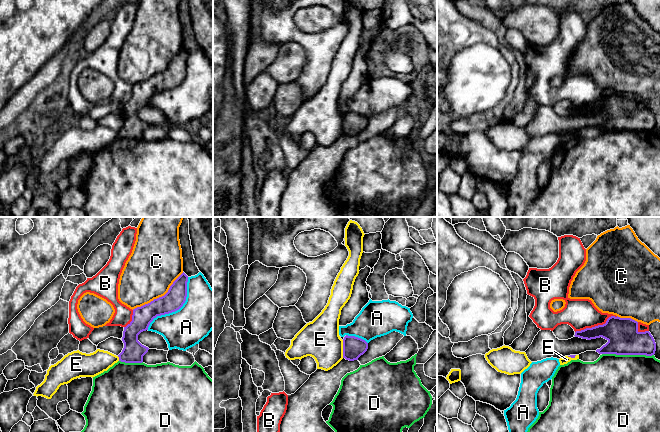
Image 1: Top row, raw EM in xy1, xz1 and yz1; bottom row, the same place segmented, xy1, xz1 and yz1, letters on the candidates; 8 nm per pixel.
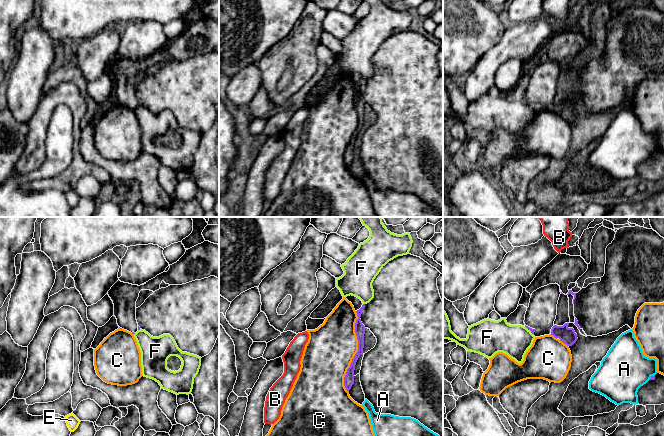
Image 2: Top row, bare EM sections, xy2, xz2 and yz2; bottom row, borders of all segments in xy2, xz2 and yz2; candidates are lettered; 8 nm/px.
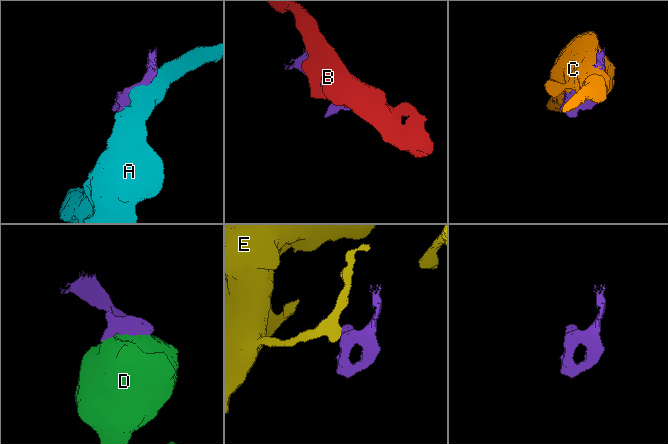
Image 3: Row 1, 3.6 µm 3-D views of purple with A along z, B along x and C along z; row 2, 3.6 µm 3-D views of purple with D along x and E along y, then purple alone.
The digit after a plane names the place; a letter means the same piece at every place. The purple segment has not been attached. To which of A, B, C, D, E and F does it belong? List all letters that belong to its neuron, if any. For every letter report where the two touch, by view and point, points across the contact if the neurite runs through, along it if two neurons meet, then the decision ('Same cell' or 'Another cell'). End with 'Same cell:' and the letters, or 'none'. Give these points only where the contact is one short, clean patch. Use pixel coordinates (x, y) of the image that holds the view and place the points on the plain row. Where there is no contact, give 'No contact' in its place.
A: Touches purple at xy1 (176, 86). Another cell
B: Touches purple at yz1 (596, 102). Another cell
C: Touches purple at xz2 (357, 128). Another cell
D: Touches purple at yz1 (628, 130). Another cell
E: Touches purple at xz1 (343, 125). Another cell
F: Touches purple at yz2 (529, 105). Boundary: yz2 (525, 102), (533, 110). Another cell
Same cell: none

